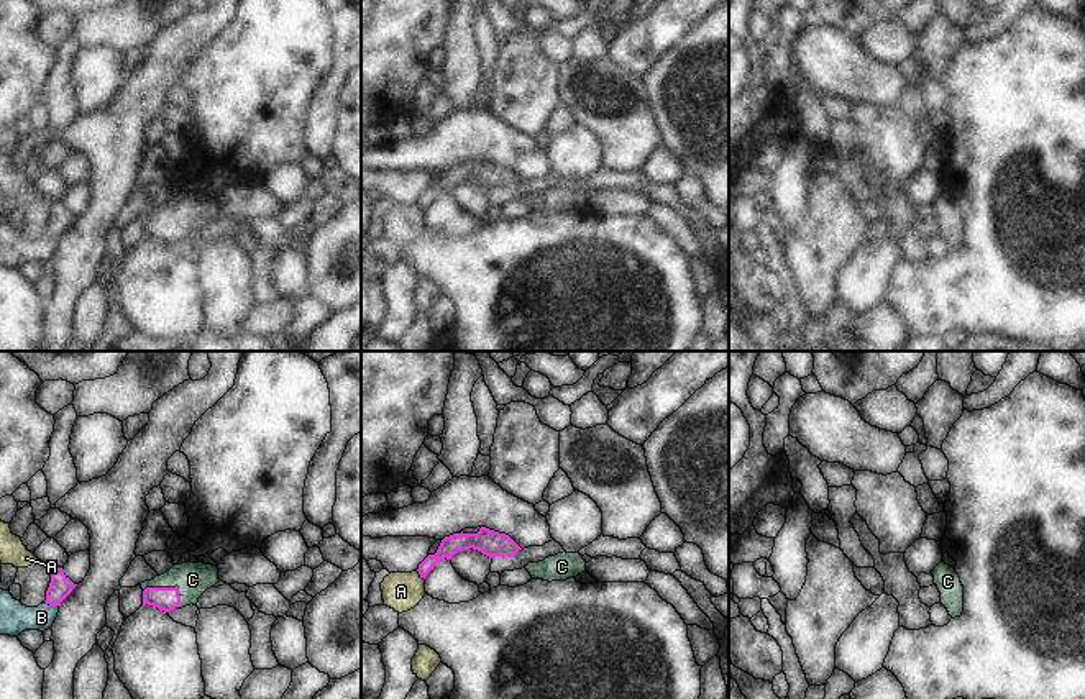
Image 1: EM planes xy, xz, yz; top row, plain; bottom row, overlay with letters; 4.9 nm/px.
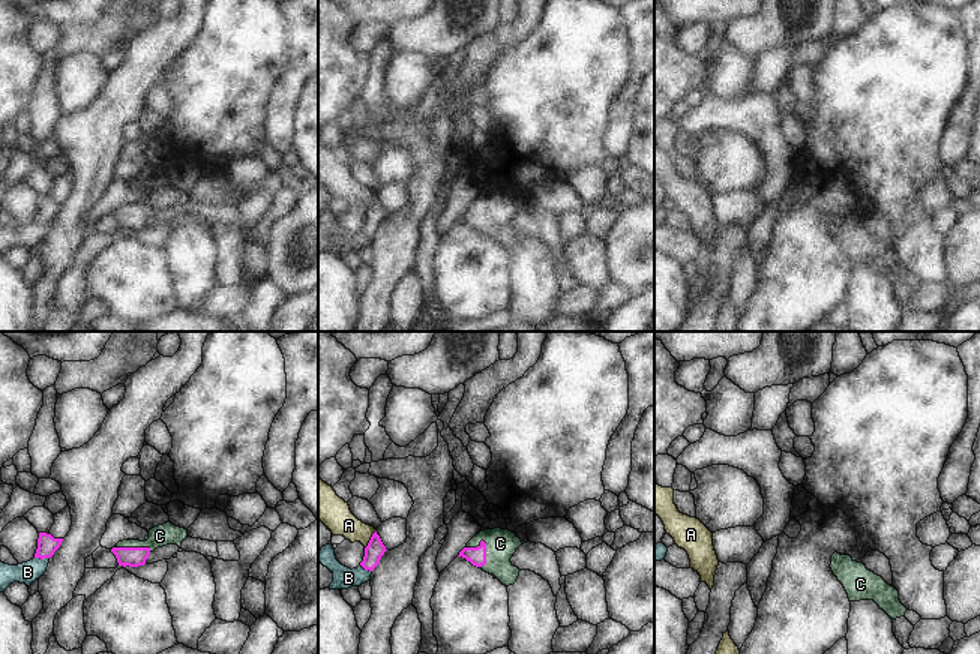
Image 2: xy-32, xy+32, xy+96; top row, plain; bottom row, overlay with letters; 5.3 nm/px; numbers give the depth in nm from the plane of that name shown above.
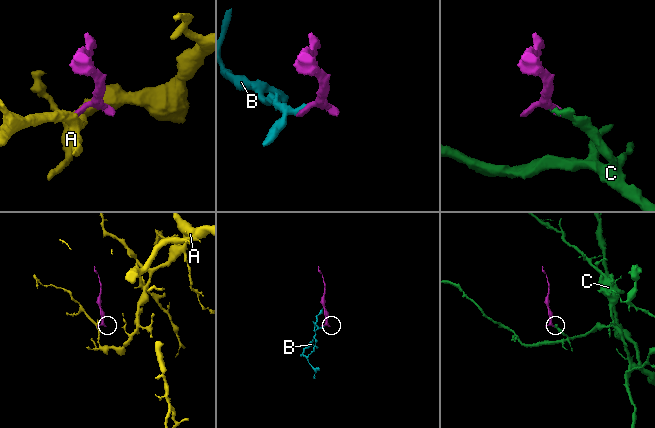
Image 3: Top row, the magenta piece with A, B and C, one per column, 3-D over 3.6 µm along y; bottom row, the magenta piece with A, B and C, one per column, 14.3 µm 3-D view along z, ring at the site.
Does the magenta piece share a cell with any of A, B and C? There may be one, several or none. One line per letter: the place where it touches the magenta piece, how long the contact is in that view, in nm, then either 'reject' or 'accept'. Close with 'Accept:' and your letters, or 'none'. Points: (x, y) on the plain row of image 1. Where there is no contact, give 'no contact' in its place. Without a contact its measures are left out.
A: xz (419, 205) | 70 nm | reject
B: xy (51, 237) | 80 nm | reject
C: xy (168, 220) | 200 nm | accept
Accept: C

